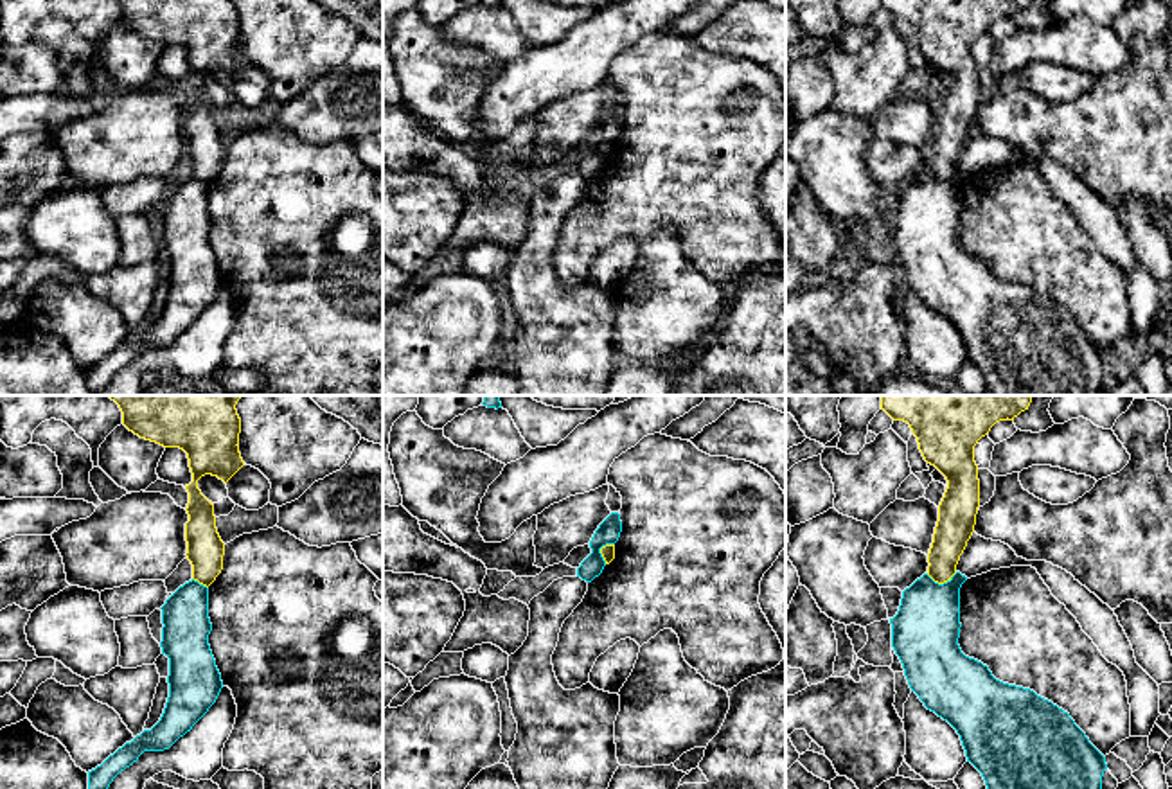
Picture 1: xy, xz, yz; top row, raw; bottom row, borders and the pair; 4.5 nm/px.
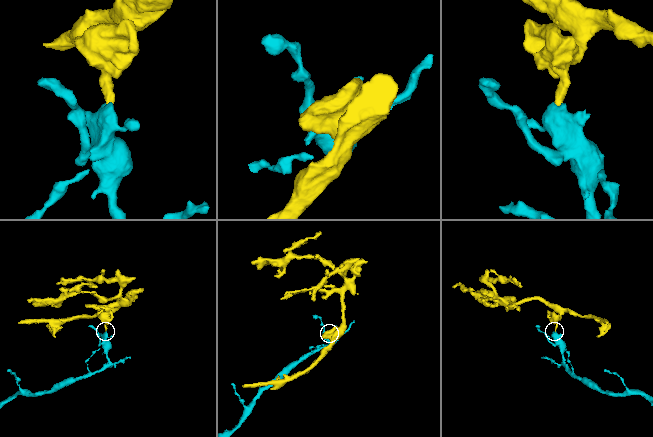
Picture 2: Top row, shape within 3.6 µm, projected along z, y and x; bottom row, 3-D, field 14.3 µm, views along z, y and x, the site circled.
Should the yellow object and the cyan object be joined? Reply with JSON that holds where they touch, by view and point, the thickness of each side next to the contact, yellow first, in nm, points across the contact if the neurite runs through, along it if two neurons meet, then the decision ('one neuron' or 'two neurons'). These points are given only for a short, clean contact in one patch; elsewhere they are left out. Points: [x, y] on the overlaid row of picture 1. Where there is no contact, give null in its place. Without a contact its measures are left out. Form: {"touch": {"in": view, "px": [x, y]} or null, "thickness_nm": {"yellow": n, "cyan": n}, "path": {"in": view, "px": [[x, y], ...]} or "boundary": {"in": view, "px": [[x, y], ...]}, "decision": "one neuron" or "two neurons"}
{"touch": {"in": "yz", "px": [941, 583]}, "thickness_nm": {"yellow": 160, "cyan": 300}, "boundary": {"in": "yz", "px": [[957, 572], [942, 583], [935, 583], [926, 574]]}, "decision": "two neurons"}

